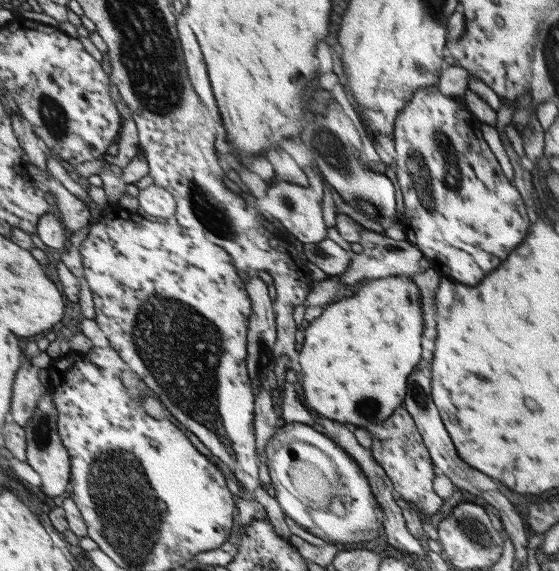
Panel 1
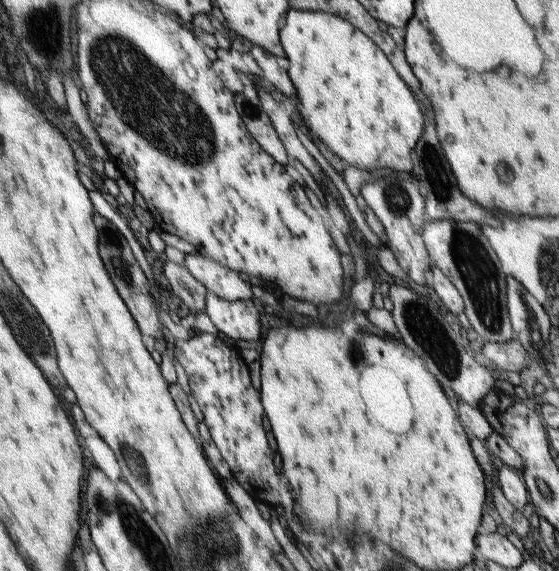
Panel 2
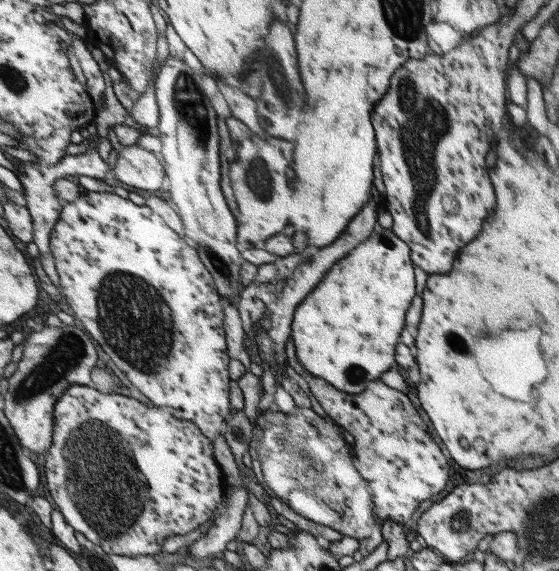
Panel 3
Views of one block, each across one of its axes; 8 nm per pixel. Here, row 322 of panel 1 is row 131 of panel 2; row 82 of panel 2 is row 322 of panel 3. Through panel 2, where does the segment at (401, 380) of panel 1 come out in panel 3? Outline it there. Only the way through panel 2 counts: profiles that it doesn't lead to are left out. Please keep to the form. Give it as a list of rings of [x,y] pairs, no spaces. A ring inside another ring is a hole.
[[[380,223],[375,224],[372,236],[369,236],[364,242],[361,242],[344,260],[340,260],[338,264],[331,266],[332,270],[324,276],[324,280],[313,288],[313,291],[296,307],[294,311],[294,318],[291,324],[291,342],[296,346],[296,354],[298,354],[298,361],[300,365],[310,373],[312,376],[322,377],[334,385],[334,388],[341,389],[349,394],[361,394],[364,392],[370,383],[379,380],[380,375],[396,366],[396,346],[398,345],[398,338],[400,332],[404,330],[406,312],[410,308],[412,298],[416,296],[416,280],[414,280],[414,264],[412,264],[412,249],[408,244],[404,244],[401,237],[394,234],[393,229],[383,228]]]

